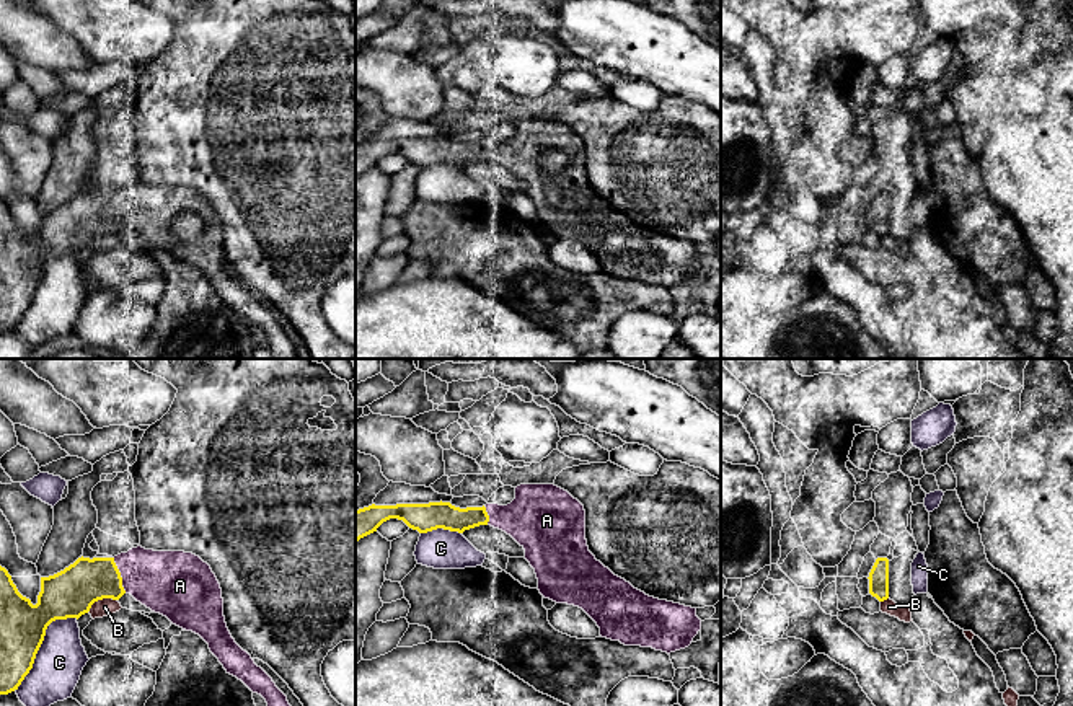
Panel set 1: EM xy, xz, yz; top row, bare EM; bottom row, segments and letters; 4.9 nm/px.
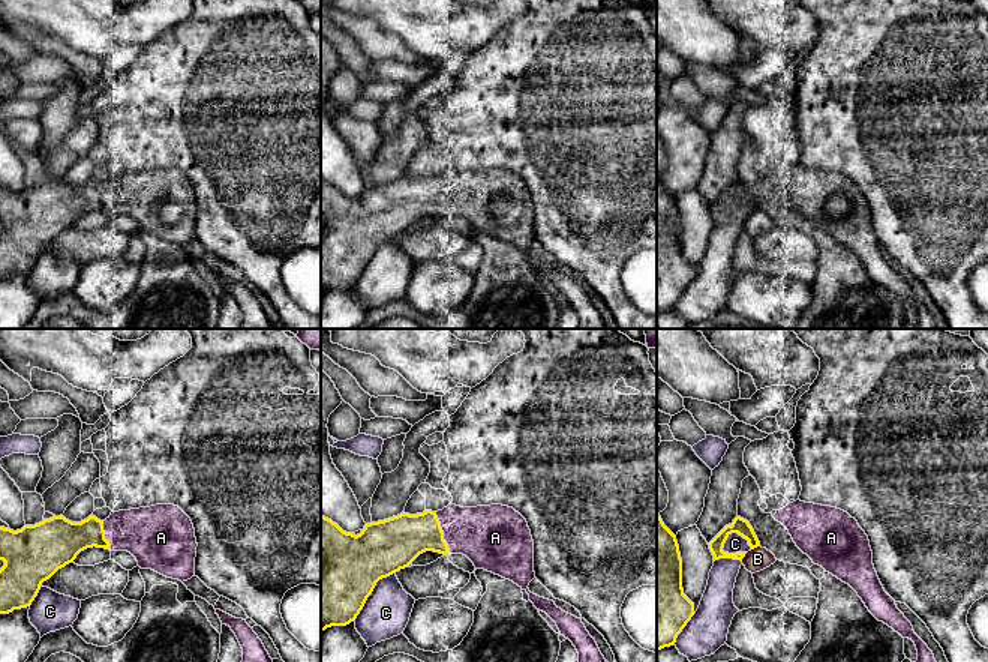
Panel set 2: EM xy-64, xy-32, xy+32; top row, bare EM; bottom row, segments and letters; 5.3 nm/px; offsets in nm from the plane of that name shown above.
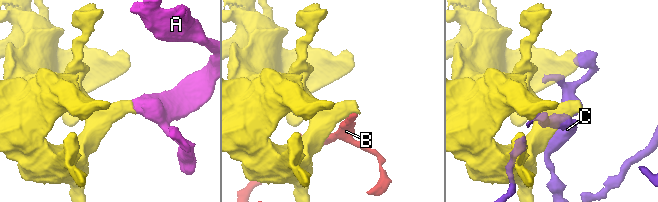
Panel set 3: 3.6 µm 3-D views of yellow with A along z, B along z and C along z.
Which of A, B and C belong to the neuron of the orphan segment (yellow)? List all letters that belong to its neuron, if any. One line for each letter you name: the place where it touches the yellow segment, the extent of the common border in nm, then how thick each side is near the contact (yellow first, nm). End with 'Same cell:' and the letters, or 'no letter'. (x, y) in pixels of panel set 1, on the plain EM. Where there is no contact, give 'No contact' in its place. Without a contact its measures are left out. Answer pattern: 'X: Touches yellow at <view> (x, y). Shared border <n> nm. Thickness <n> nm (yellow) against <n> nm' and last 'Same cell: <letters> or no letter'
A: Touches yellow at xy (119, 211). Shared border 190 nm. Thickness 240 nm (yellow) against 320 nm
Same cell: A

